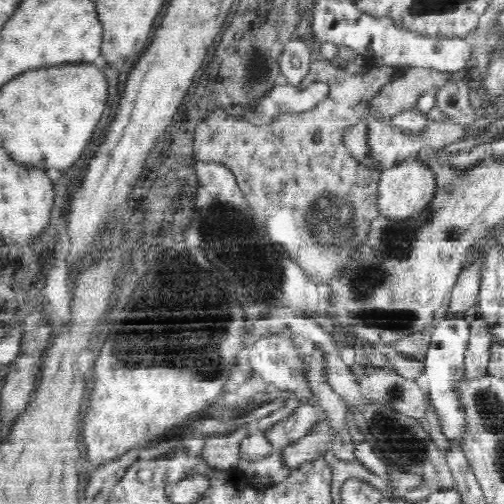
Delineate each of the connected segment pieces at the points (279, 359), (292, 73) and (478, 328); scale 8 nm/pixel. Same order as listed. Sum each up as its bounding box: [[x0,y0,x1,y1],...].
[[248,338,314,404],[278,39,312,87],[464,320,496,379]]

